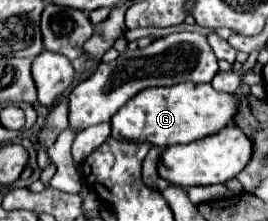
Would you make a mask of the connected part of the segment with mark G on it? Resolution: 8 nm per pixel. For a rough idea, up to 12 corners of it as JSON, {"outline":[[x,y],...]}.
{"outline":[[209,83],[147,87],[111,117],[111,137],[191,143],[235,121]]}

